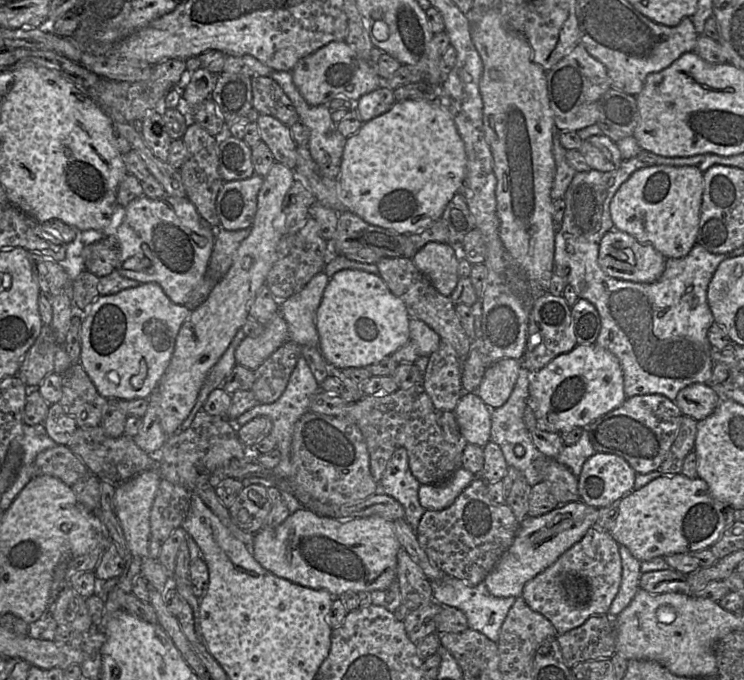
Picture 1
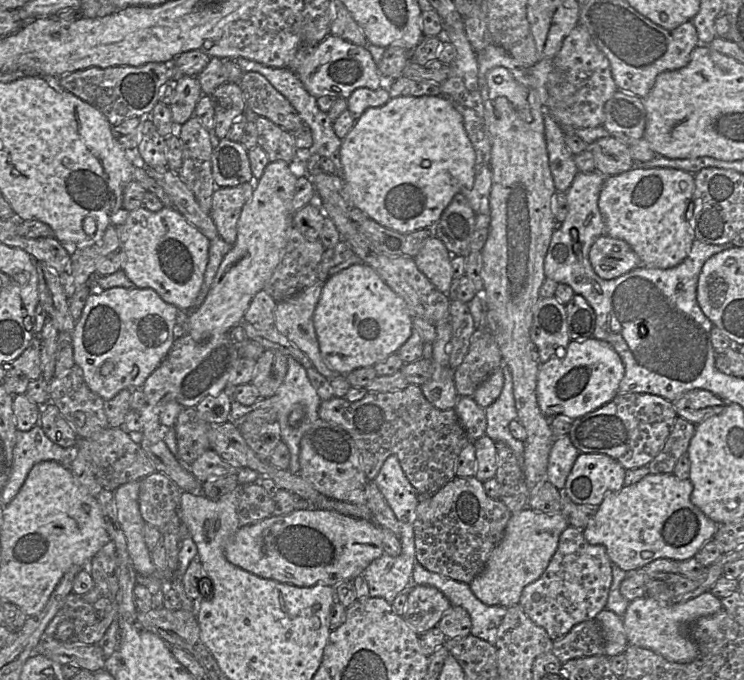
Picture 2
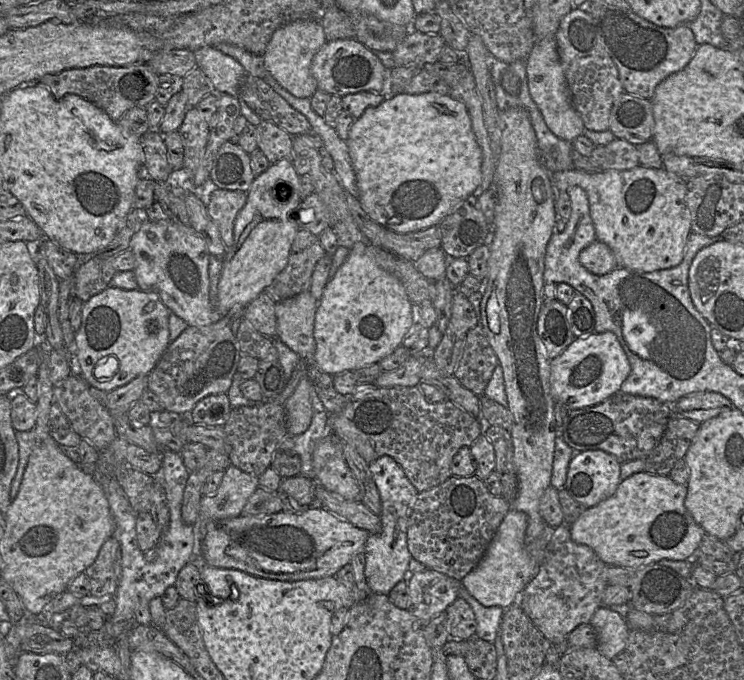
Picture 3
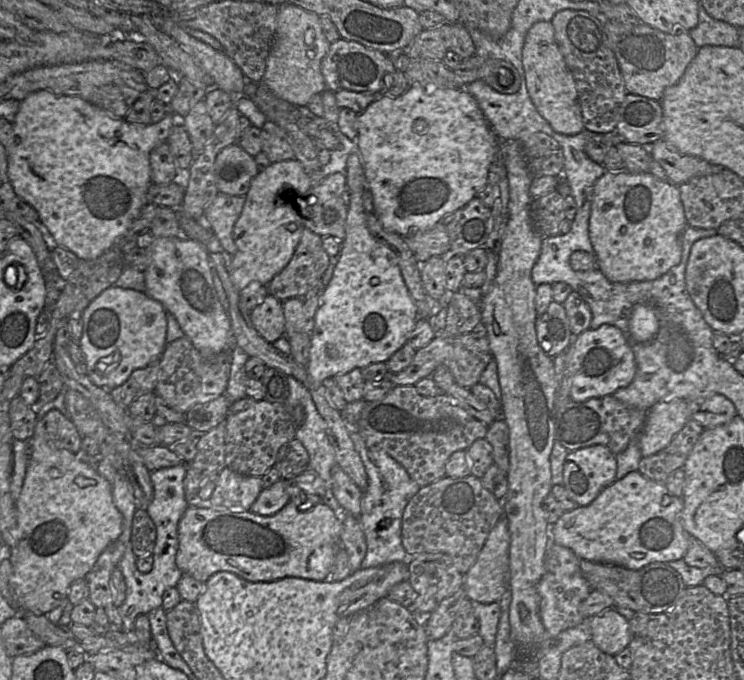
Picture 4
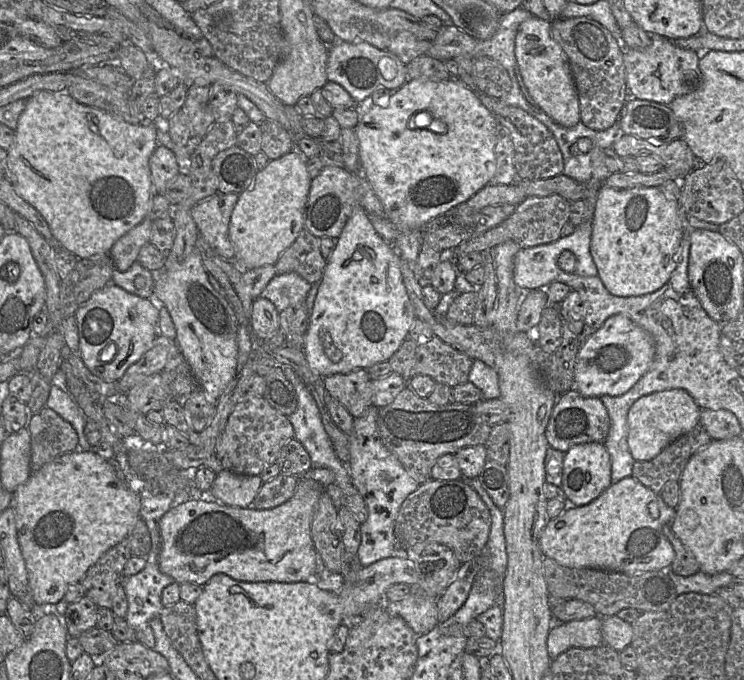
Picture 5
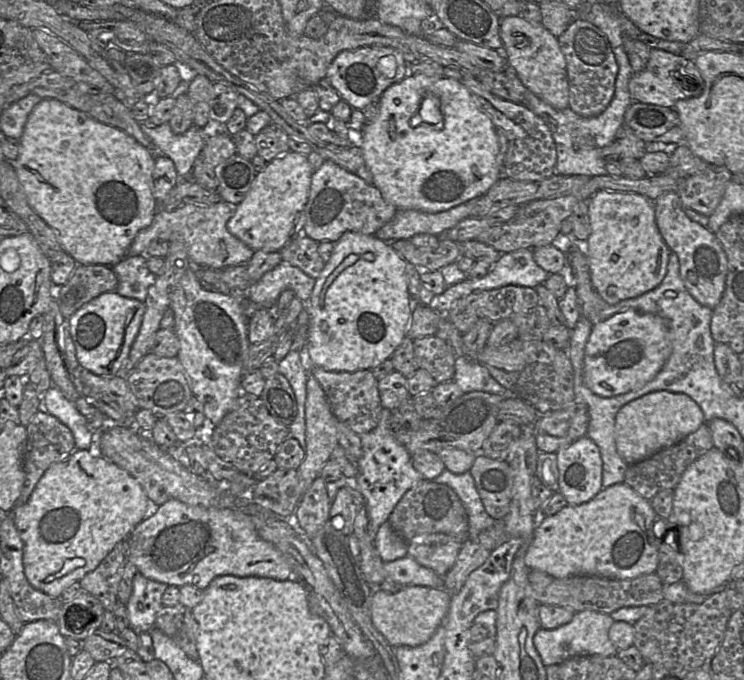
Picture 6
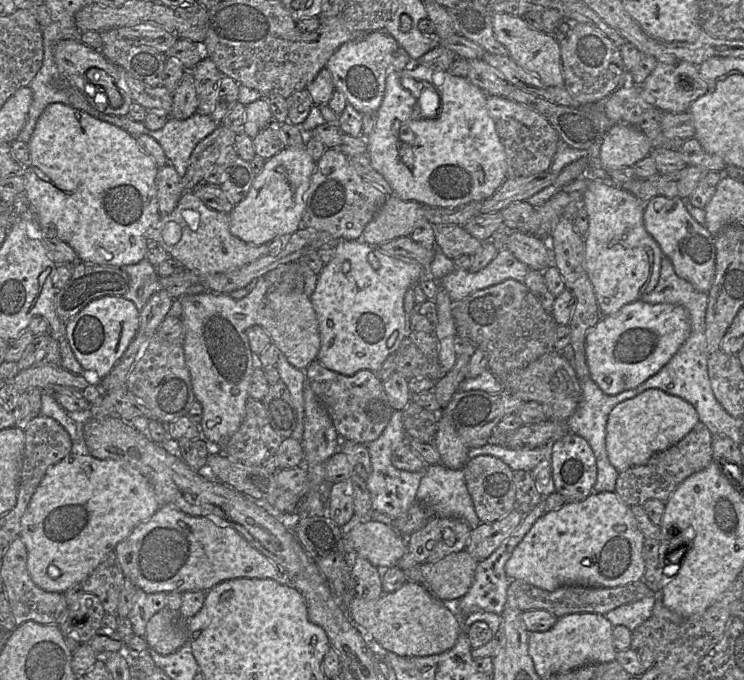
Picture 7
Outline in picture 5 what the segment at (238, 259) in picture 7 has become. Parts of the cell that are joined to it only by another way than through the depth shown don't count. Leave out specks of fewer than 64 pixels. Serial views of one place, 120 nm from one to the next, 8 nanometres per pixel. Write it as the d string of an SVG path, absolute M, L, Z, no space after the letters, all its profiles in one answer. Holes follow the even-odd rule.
M217 193L198 204L191 211L199 235L212 250L225 260L235 260L235 248L229 238L229 223L239 195ZM144 219L116 241L110 256L117 270L125 272L137 261L140 249L150 241L151 227L152 221Z

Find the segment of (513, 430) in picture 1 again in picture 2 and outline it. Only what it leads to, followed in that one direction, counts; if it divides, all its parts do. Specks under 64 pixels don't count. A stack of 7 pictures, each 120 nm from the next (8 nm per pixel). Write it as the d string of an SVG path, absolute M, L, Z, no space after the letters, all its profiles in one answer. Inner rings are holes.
M502 365L504 385L498 399L485 408L487 418L486 435L495 442L503 442L508 445L519 459L524 453L524 442L515 439L509 424L518 418L513 394L512 374L509 368Z

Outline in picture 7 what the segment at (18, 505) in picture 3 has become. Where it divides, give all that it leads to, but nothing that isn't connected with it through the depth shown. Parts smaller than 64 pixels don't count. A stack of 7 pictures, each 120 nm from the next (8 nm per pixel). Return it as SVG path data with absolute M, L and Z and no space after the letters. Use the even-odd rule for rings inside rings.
M69 453L48 467L21 518L20 539L27 549L27 569L32 581L47 592L65 593L74 584L85 580L119 542L158 509L151 484L133 467L113 459Z

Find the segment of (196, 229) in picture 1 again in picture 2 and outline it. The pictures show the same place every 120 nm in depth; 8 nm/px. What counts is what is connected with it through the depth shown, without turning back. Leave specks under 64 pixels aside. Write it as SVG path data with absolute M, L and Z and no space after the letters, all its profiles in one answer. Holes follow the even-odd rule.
M144 206L130 211L125 221L117 226L120 249L123 252L123 265L127 278L137 288L151 288L167 303L179 310L190 312L201 290L208 264L210 240L194 227L175 208L163 207L158 212L147 210Z

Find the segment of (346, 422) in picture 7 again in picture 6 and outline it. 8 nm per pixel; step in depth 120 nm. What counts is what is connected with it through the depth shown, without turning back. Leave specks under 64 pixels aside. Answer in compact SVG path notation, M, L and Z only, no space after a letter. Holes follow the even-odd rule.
M313 366L311 373L325 392L332 413L338 421L357 434L366 433L376 427L383 407L380 401L378 380L370 369L355 372L334 372Z

